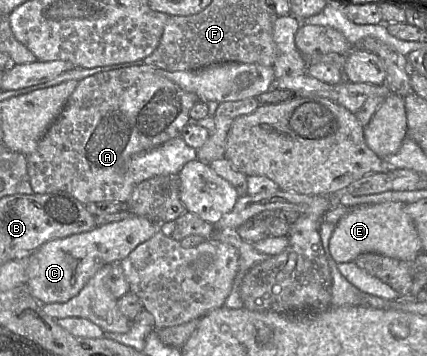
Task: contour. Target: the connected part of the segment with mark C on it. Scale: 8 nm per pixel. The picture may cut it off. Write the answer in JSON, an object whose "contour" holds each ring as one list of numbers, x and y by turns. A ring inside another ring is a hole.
{"contour":[[133,214,125,220,100,225,89,232,47,242,28,257,26,286,42,305,65,303,77,296,100,268,119,264,158,231,160,224]]}

